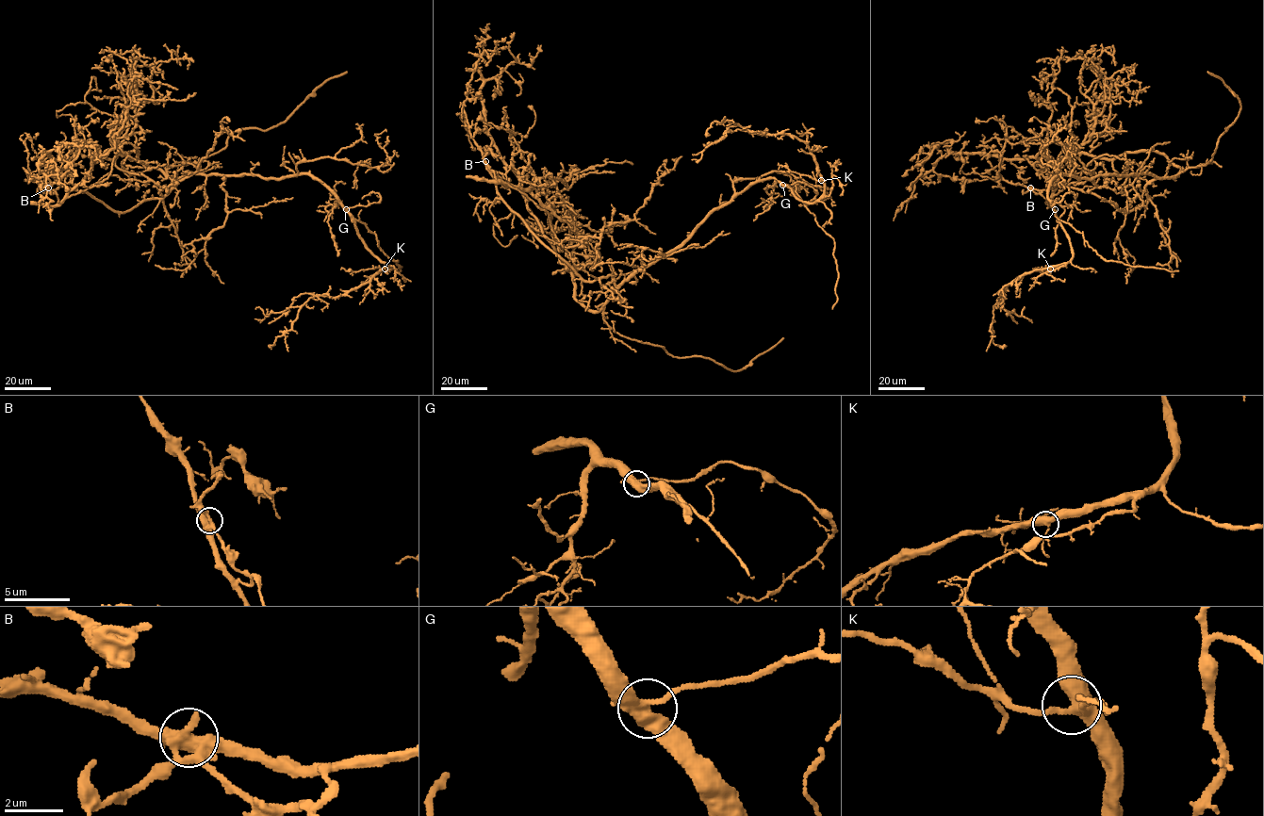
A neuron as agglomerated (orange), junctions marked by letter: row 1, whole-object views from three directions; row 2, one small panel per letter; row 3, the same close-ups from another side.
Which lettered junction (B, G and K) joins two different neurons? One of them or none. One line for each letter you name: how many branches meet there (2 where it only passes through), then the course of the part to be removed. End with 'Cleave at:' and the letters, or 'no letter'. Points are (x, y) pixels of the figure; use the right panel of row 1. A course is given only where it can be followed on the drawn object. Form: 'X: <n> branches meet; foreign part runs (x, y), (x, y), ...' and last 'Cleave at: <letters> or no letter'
B: 4 branches meet; foreign part runs (1030, 187), (1050, 203), (1059, 162), (1089, 140), (1094, 104), (1108, 88), (1097, 57), (1104, 50), (1115, 65)
Cleave at: B

